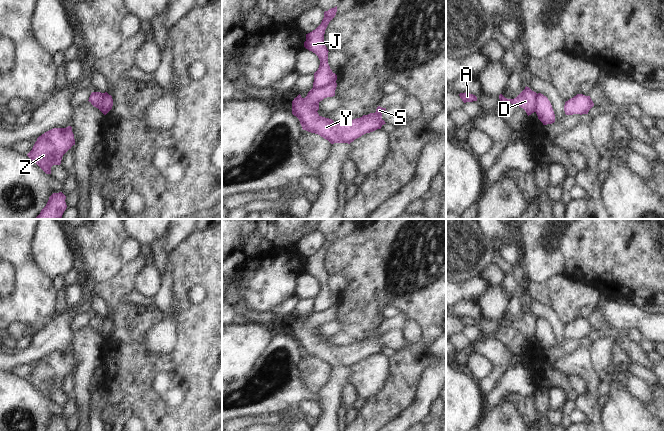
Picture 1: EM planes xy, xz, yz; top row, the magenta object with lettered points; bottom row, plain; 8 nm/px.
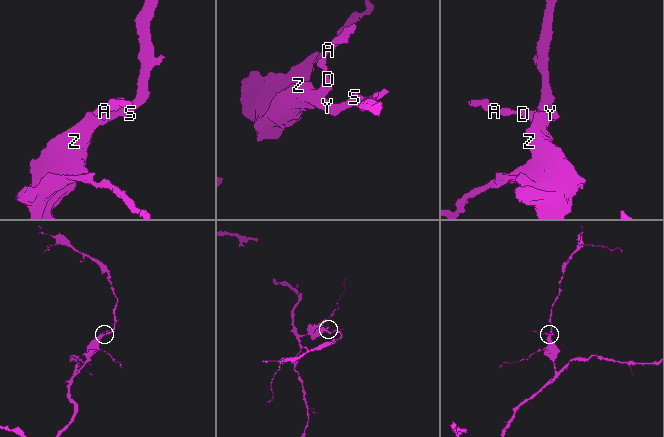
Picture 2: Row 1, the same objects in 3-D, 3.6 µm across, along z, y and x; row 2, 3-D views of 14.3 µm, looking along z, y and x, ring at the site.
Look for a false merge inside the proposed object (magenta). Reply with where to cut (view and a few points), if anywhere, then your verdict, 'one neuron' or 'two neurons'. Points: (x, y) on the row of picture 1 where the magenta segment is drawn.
cut in xz along (335, 80), (324, 86), (313, 88); two neurons

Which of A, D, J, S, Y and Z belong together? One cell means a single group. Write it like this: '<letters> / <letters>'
A D J / S Y Z

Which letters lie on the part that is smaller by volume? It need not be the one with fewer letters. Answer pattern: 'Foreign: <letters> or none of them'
Foreign: A, D, J.

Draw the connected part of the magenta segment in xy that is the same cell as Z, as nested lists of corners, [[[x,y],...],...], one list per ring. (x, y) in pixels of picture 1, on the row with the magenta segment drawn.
[[[72,127],[53,128],[37,138],[27,156],[46,174],[53,165],[60,165],[63,155],[75,145]]]

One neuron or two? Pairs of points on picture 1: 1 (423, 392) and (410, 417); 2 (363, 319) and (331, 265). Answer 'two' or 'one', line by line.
1: one
2: one

